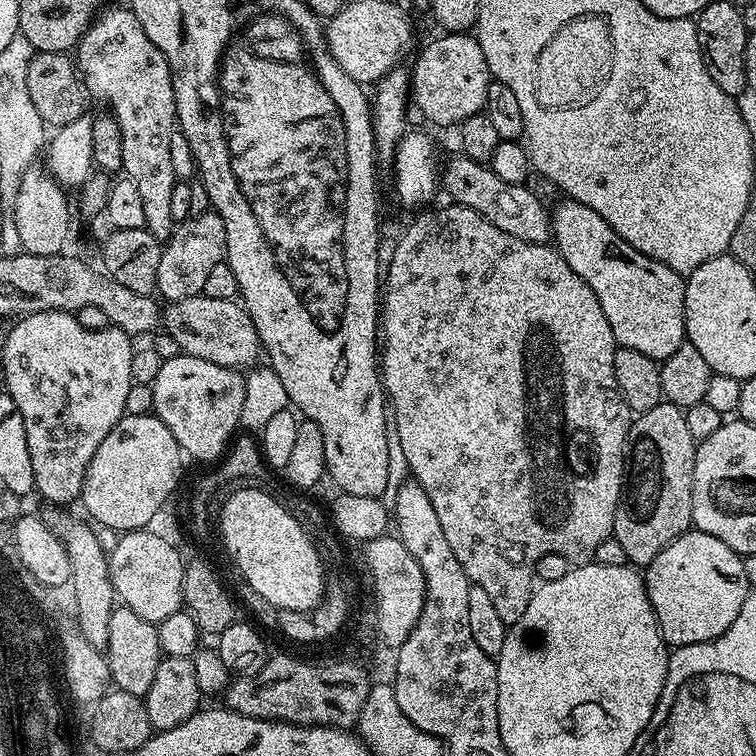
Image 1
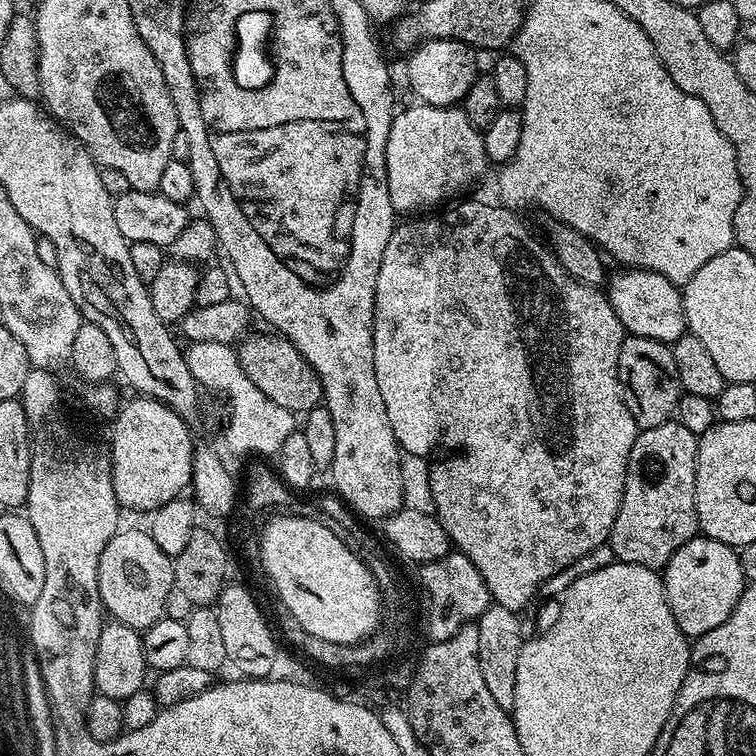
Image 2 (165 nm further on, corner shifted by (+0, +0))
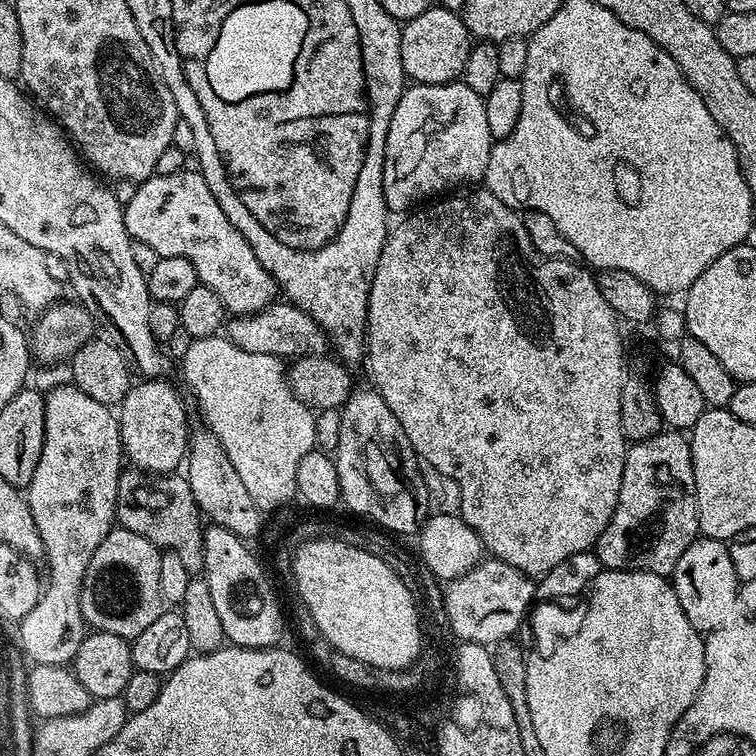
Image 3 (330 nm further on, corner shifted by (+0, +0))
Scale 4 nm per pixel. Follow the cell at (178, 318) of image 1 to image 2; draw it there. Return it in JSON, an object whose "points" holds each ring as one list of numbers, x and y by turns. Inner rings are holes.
{"points":[[274,332,265,333,251,333,237,347,237,360,250,382,290,414,303,414,317,407,323,401,323,392,316,372,288,339]]}

